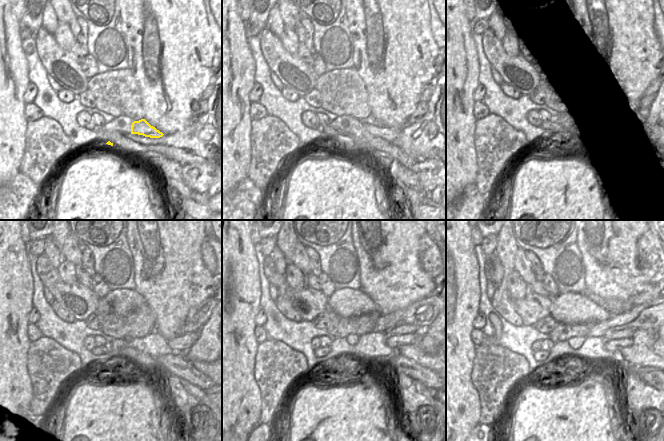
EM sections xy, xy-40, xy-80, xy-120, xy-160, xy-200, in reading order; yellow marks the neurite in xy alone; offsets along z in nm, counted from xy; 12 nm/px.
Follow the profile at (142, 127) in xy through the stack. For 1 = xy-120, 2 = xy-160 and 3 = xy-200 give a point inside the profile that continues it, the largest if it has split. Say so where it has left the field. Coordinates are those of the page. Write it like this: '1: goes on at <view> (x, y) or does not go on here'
1: goes on at xy-120 (176, 364)
2: goes on at xy-160 (398, 364)
3: goes on at xy-200 (649, 375)

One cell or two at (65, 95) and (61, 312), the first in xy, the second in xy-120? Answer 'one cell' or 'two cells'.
one cell

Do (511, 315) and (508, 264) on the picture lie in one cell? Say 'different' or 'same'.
same

